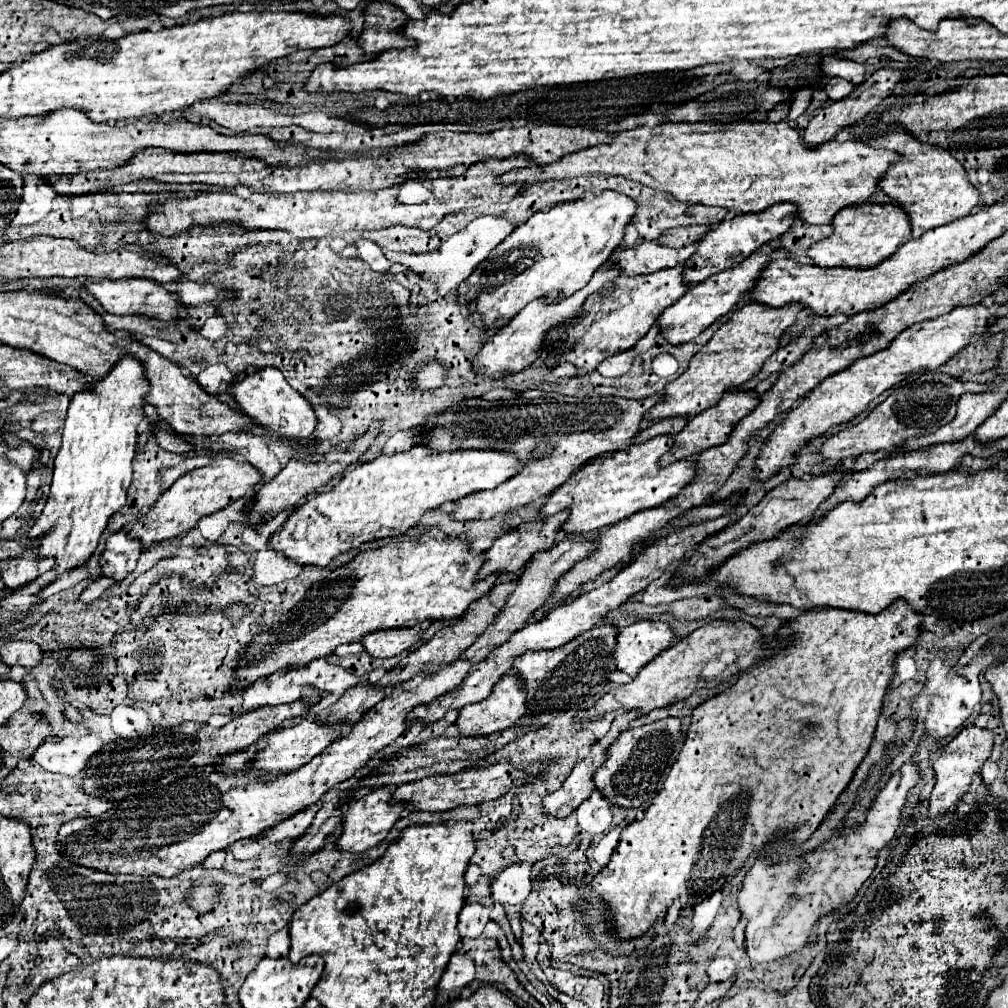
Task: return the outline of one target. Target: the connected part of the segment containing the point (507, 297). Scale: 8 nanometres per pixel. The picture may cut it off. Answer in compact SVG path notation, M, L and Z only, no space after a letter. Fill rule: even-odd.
M604 190L602 194L584 192L584 196L574 202L562 202L552 206L548 212L536 212L536 216L532 216L528 222L514 228L514 232L502 244L498 244L492 256L488 256L488 260L484 260L484 264L480 264L476 272L466 280L470 288L466 294L466 302L474 300L474 296L478 298L476 312L482 314L484 326L488 328L498 318L514 318L516 312L520 312L534 298L556 296L558 292L562 292L564 296L578 292L590 282L596 268L610 258L614 248L620 246L624 228L630 224L636 210L638 204L630 196L614 190Z

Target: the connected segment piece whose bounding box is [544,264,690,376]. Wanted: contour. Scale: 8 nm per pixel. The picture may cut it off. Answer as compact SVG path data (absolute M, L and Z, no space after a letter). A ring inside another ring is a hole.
M684 264L674 268L664 268L644 276L620 276L616 280L616 290L612 296L598 298L590 296L584 302L584 316L576 324L562 324L554 328L552 334L546 336L544 348L548 352L546 362L550 366L572 362L578 368L578 376L596 370L596 366L618 352L630 350L636 342L656 324L656 318L668 304L674 304L680 296L684 296L690 286L684 280Z

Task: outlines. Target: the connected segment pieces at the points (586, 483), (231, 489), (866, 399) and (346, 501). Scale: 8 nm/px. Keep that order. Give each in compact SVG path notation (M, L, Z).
M660 434L650 438L648 442L634 444L622 452L614 452L608 458L594 458L584 464L578 472L574 472L564 486L560 486L546 500L542 508L542 516L556 514L564 508L570 508L570 516L562 530L566 532L594 532L604 526L616 524L636 512L646 508L656 508L668 502L672 496L680 492L680 488L688 486L696 478L696 462L680 460L668 466L660 466L658 460L666 454L666 446L672 446L674 438L670 434Z
M216 456L208 466L194 468L192 472L180 476L152 506L152 510L136 520L128 536L142 540L144 546L152 542L162 542L174 536L180 536L182 532L190 530L202 516L208 516L212 512L218 512L226 508L228 504L236 502L238 498L244 498L248 494L254 494L256 488L262 482L262 472L254 468L250 462L236 462L226 456Z
M982 304L954 308L950 314L914 324L912 328L900 332L900 336L892 340L888 348L874 352L870 356L864 356L856 360L852 368L846 368L842 372L836 372L834 376L828 376L812 392L808 392L800 400L800 404L788 412L784 422L776 426L776 430L770 434L770 438L766 440L766 448L756 460L756 478L764 480L768 476L774 476L782 466L792 464L794 454L800 450L802 444L806 444L814 436L824 434L834 424L852 420L854 416L864 412L864 408L874 398L878 398L884 390L892 388L894 384L902 382L908 374L920 372L920 370L930 370L930 372L938 370L962 348L966 348L974 336L980 336L982 332L986 332L992 316L994 316L992 310Z
M416 446L408 452L400 454L380 454L374 460L358 464L352 472L344 474L340 482L334 484L332 490L322 492L314 498L310 498L306 504L298 506L282 524L278 532L272 534L270 544L276 552L286 554L296 564L314 564L314 566L328 566L334 556L340 552L346 552L350 548L358 548L362 542L378 540L386 536L398 536L406 532L410 526L416 526L420 516L436 506L442 506L444 502L458 500L470 492L496 488L504 480L512 478L520 470L522 462L504 452L494 450L454 450L454 452L428 452L424 446Z

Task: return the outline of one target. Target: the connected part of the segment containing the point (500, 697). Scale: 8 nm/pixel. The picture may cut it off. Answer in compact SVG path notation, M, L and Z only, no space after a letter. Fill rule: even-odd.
M506 674L500 678L500 684L496 684L496 688L492 690L492 694L486 700L468 704L460 710L456 726L462 736L488 736L492 732L500 732L500 730L514 726L526 712L528 712L528 708L526 708L524 680L520 680L520 676L516 676L516 674Z

